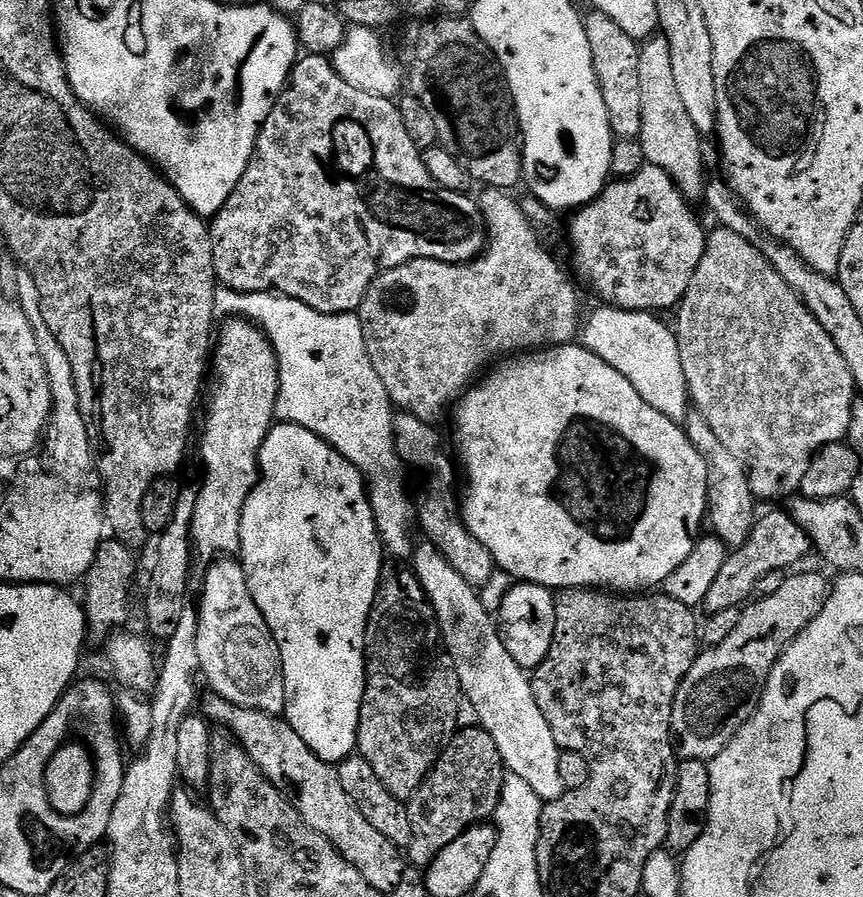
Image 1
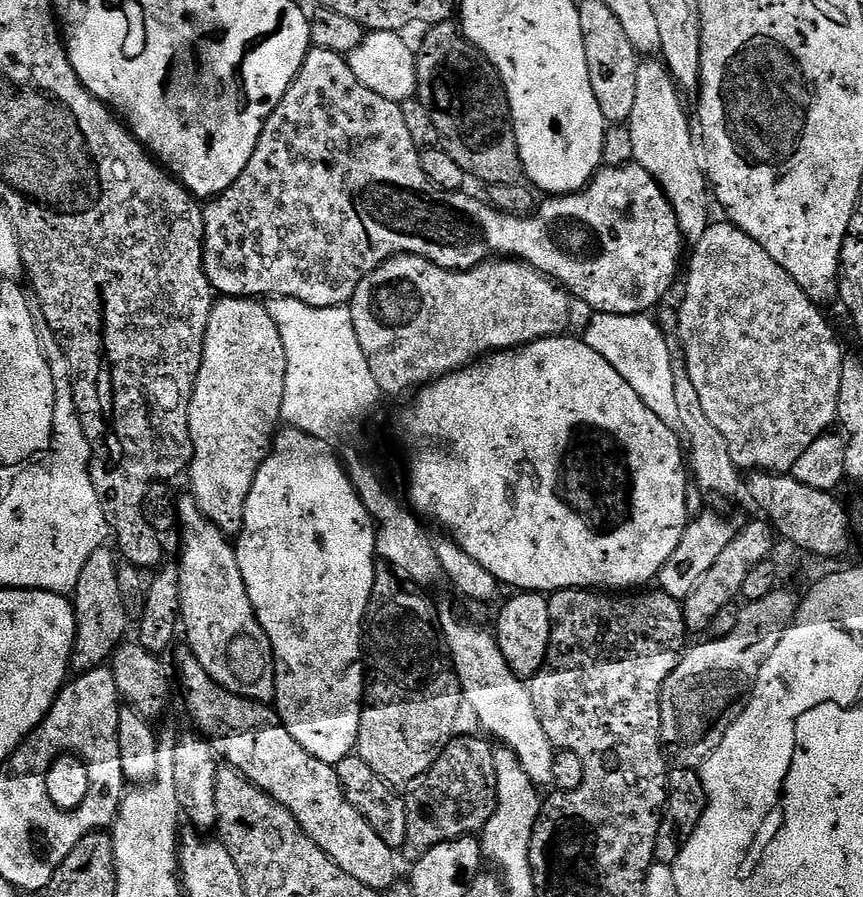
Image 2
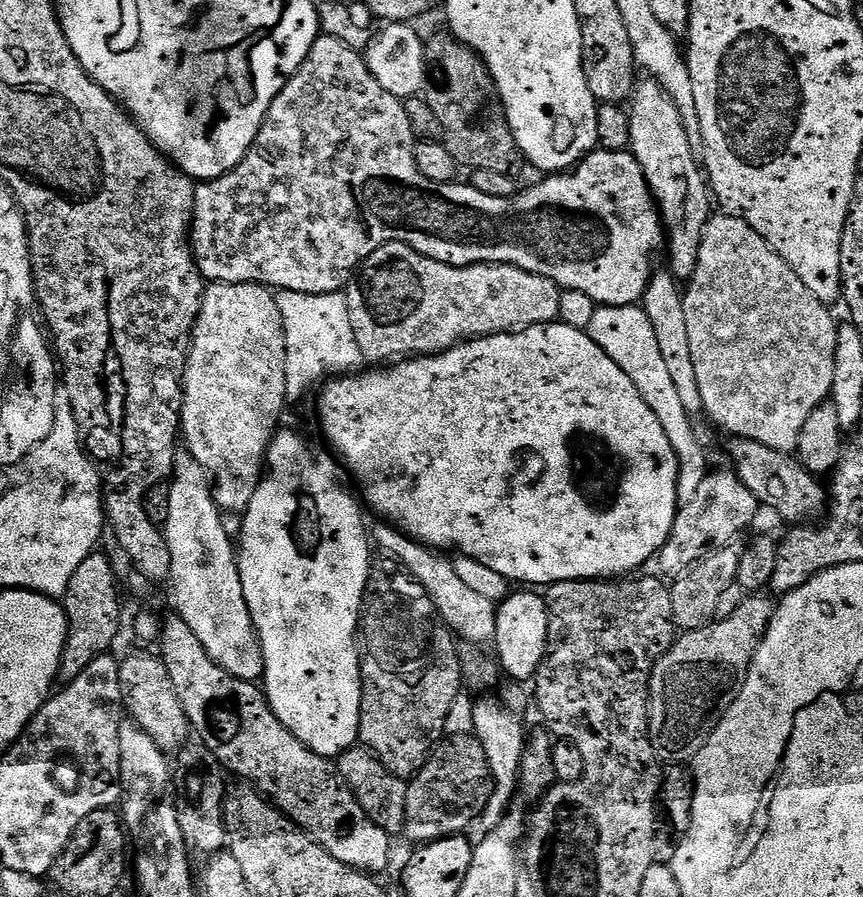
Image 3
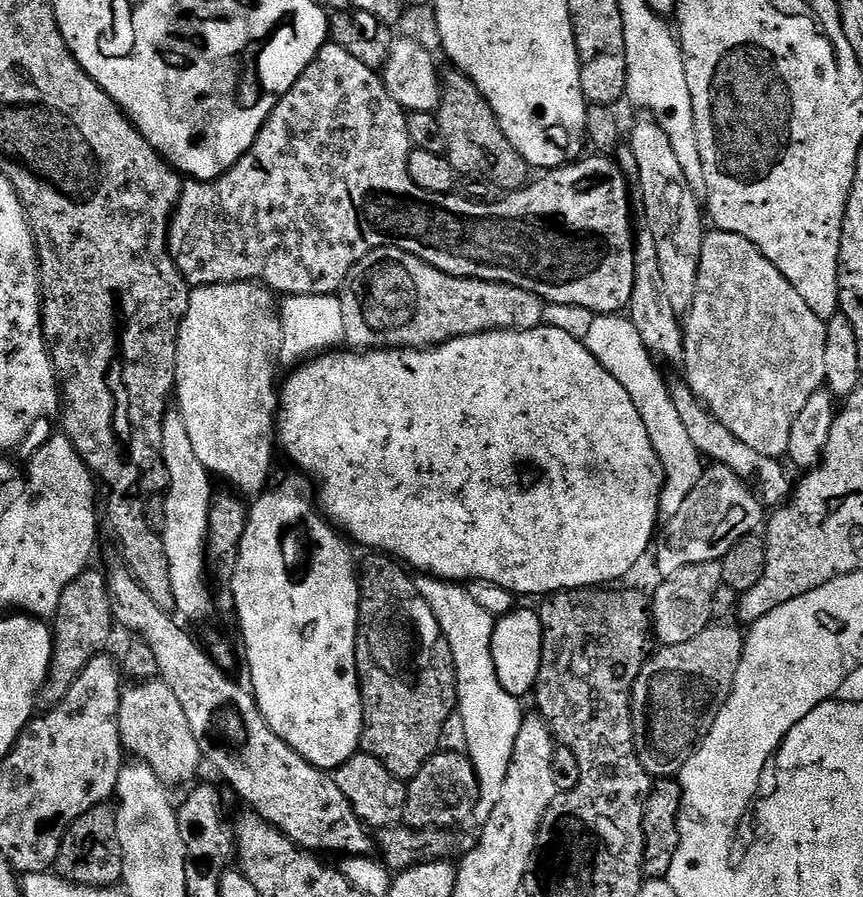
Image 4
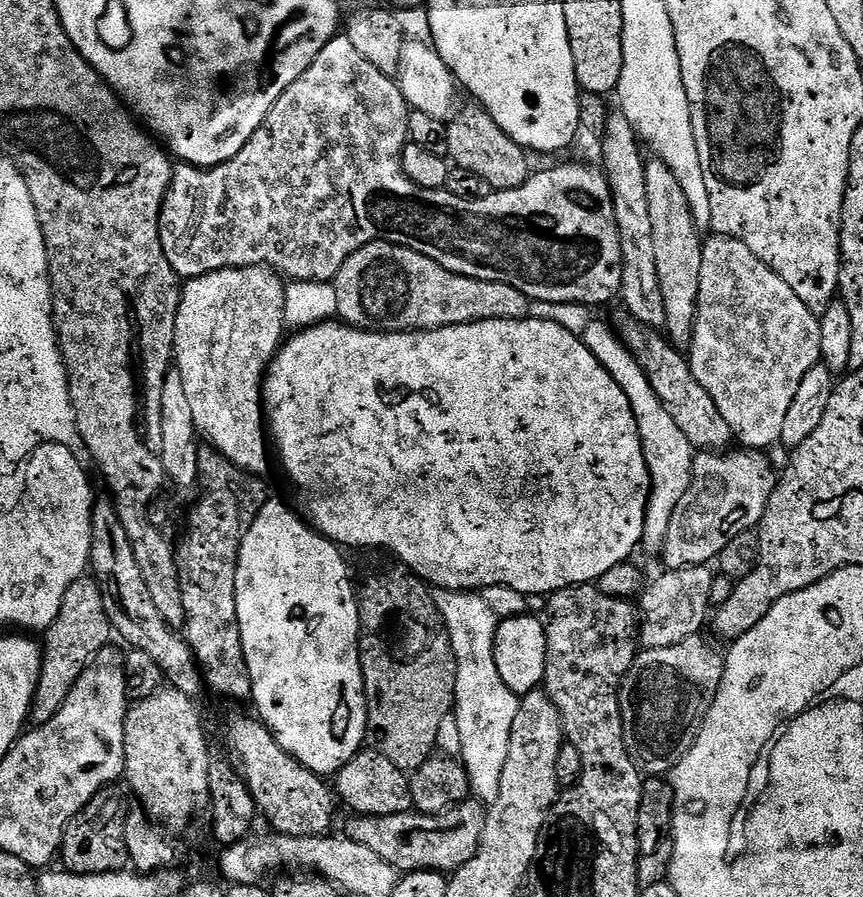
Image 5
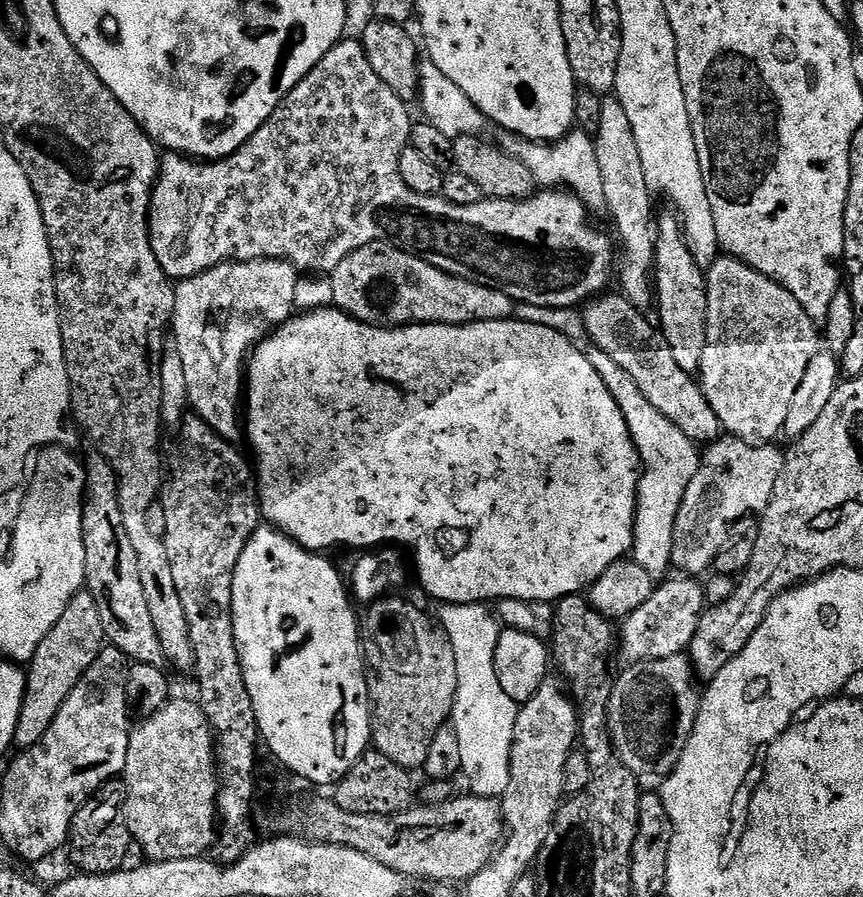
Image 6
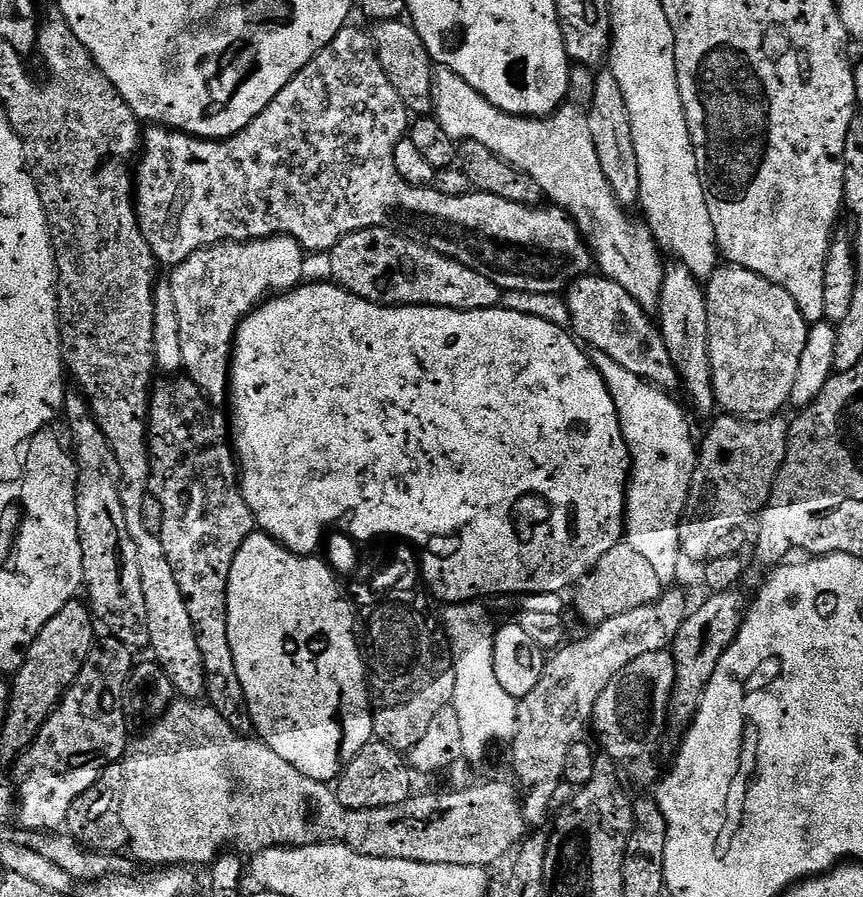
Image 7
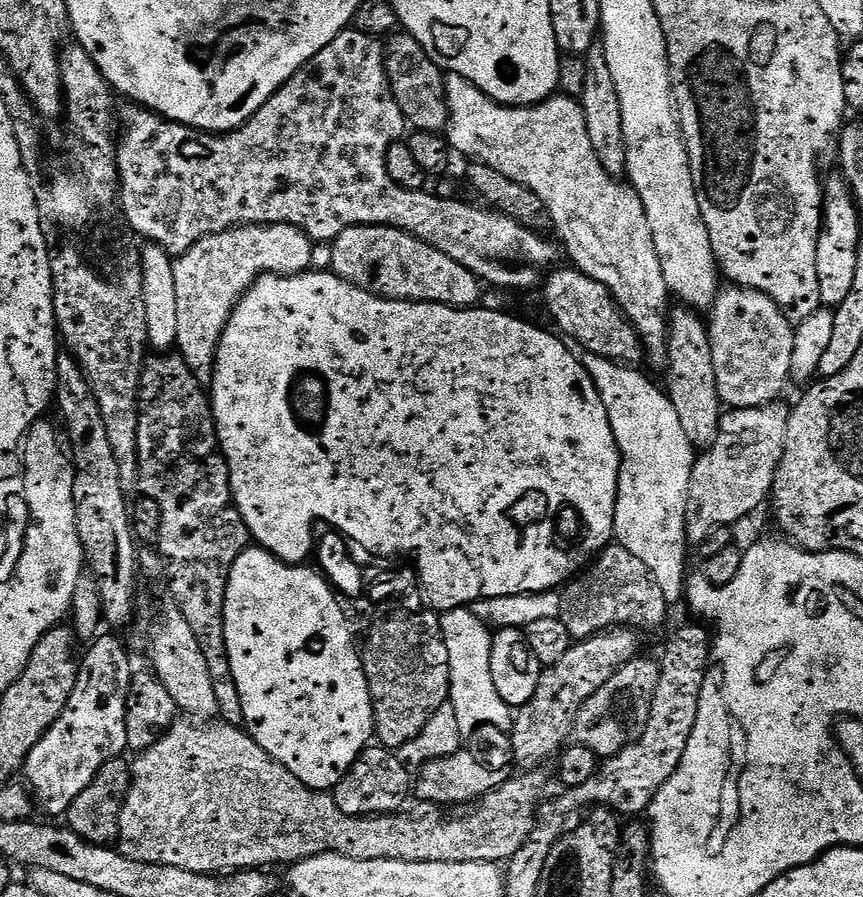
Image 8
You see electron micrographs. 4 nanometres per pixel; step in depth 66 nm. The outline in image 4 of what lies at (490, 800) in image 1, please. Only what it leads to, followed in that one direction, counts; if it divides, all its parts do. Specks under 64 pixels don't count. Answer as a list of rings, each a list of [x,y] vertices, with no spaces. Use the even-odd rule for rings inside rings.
[[[437,751],[418,770],[412,780],[407,781],[408,797],[403,823],[419,830],[451,829],[454,825],[468,820],[476,803],[482,799],[476,765],[463,752]]]

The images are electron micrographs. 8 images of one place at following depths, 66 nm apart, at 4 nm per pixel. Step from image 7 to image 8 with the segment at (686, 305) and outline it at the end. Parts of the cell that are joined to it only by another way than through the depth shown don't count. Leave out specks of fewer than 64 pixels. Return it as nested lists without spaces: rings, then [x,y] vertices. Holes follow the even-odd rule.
[[[680,306],[671,313],[668,322],[668,384],[666,391],[674,410],[678,410],[678,419],[682,422],[682,430],[686,430],[686,438],[697,449],[707,449],[709,444],[716,440],[720,432],[720,417],[722,415],[722,401],[718,394],[718,378],[714,378],[714,358],[710,350],[710,338],[708,337],[708,324],[700,321],[695,311],[687,306]]]

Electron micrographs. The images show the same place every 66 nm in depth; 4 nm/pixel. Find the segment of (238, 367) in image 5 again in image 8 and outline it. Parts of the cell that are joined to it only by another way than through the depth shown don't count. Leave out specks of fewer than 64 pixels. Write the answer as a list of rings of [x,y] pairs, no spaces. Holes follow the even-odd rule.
[[[291,224],[271,226],[240,226],[235,230],[204,236],[190,250],[174,260],[174,287],[178,297],[178,355],[190,366],[194,378],[211,385],[212,367],[224,327],[236,304],[260,276],[296,276],[309,271],[312,256],[300,252],[310,241],[299,228]]]

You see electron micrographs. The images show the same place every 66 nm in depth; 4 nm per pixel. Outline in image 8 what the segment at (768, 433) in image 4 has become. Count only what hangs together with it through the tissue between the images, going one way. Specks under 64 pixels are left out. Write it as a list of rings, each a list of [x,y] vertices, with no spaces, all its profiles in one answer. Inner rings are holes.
[[[728,286],[728,289],[721,291],[717,295],[715,302],[710,309],[710,315],[712,320],[708,324],[708,337],[710,338],[710,350],[712,351],[712,357],[714,358],[714,378],[718,378],[718,394],[721,401],[729,409],[733,408],[760,408],[763,404],[770,404],[781,399],[780,391],[784,387],[789,387],[790,384],[790,360],[794,355],[794,344],[796,338],[796,329],[793,321],[789,319],[783,308],[777,306],[769,296],[762,294],[758,290],[753,288],[741,288],[739,286]]]

